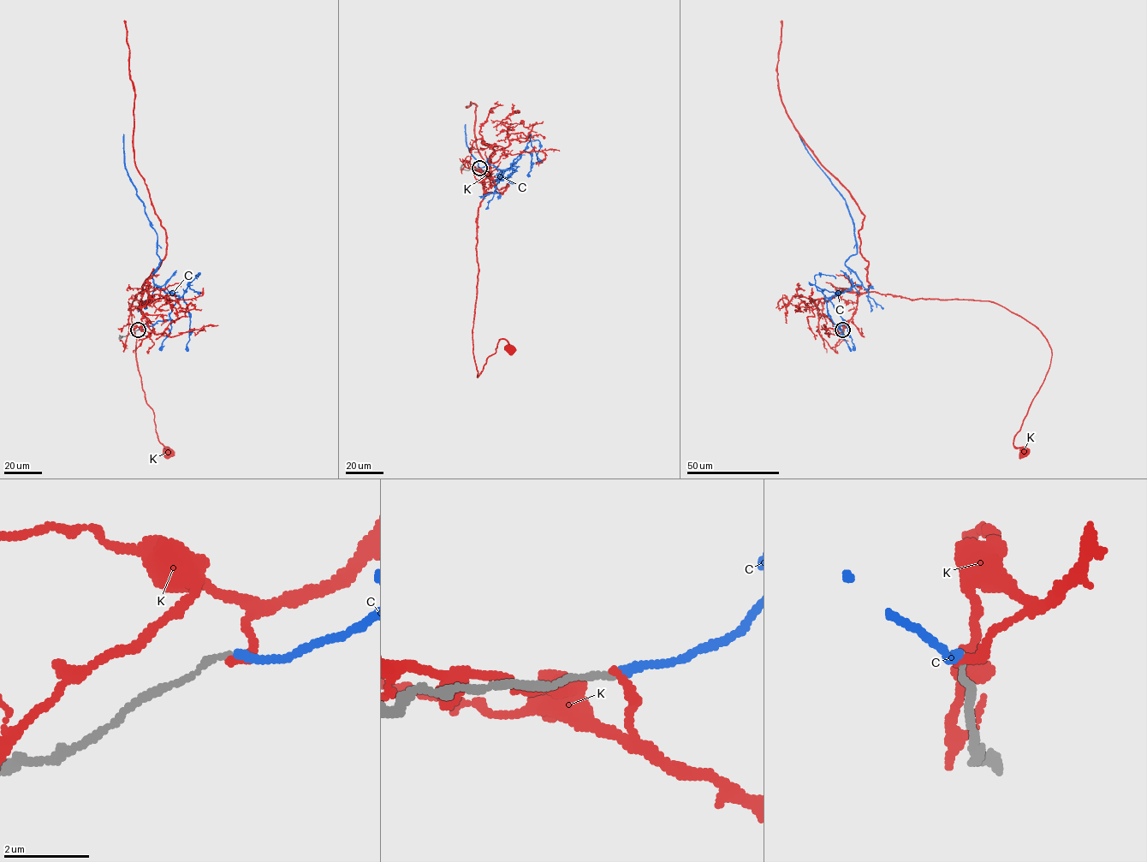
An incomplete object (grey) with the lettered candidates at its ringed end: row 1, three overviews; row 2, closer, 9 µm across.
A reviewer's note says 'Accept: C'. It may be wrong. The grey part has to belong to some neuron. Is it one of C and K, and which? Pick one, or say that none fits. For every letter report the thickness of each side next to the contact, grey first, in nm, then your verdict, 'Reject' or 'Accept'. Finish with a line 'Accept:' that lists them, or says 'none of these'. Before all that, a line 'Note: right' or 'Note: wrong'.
Note: right
C: Thickness 150 nm (grey) against 200 nm. Accept
K: Thickness 160 nm (grey) against 200 nm. Reject
Accept: C

